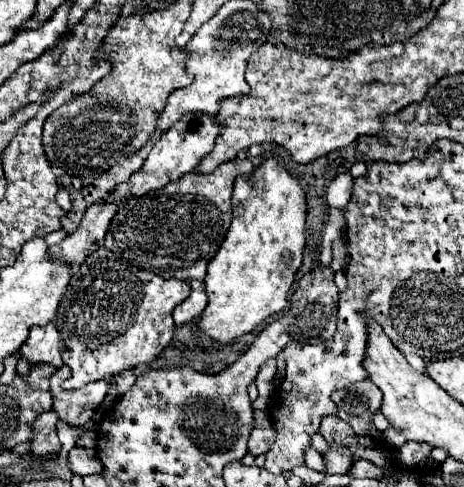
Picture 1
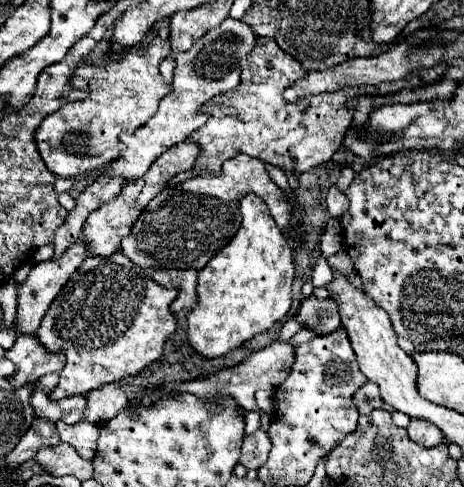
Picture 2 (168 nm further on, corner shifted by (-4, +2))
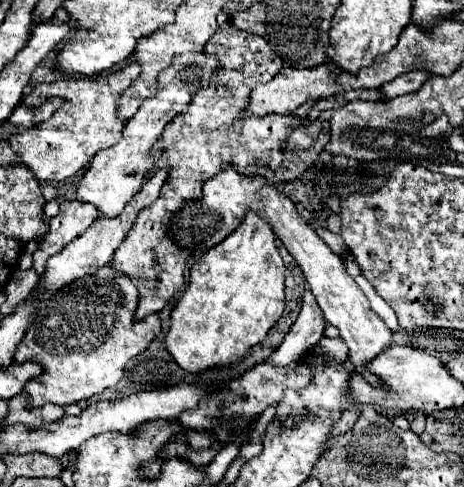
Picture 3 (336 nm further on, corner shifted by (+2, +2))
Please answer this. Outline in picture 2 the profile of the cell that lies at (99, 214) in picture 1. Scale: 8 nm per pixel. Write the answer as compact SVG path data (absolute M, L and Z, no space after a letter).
M84 241L74 243L60 259L48 259L42 261L38 265L32 267L28 279L18 285L18 305L16 305L16 333L36 333L36 329L40 327L40 321L44 317L44 313L48 311L50 303L54 301L54 297L60 293L60 289L64 287L64 283L72 277L72 273L78 269L78 265L88 257L88 249Z

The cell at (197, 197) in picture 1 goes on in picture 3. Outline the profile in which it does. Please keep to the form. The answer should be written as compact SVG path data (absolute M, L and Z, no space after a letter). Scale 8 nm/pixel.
M228 165L222 173L204 181L200 199L188 201L172 217L168 235L180 249L188 249L194 257L200 257L204 251L224 241L242 223L244 213L248 209L256 211L260 217L264 217L270 223L276 237L284 243L290 255L298 261L326 321L338 327L342 341L348 345L348 359L354 365L354 371L358 371L358 375L362 375L370 385L380 387L382 381L374 373L366 371L366 367L372 361L372 357L380 355L384 349L390 347L392 331L372 311L366 295L360 291L354 279L346 273L342 259L336 253L332 253L330 247L308 227L306 219L298 215L294 203L284 193L280 193L272 183L268 183L264 177L258 177L258 175L248 177L248 175L238 173L234 165Z

